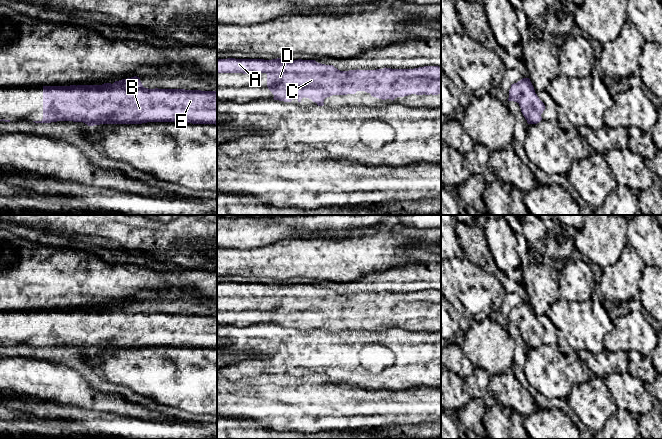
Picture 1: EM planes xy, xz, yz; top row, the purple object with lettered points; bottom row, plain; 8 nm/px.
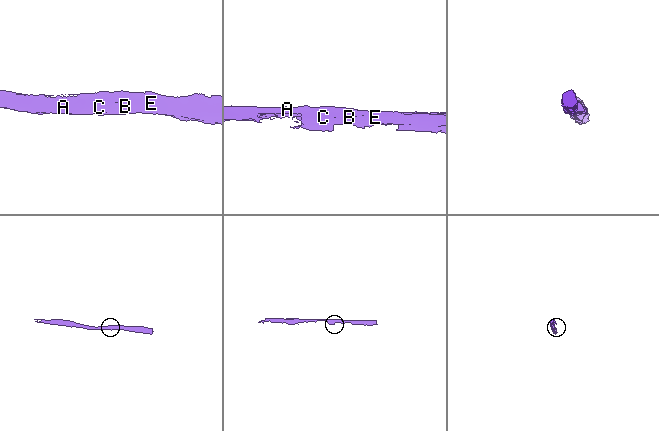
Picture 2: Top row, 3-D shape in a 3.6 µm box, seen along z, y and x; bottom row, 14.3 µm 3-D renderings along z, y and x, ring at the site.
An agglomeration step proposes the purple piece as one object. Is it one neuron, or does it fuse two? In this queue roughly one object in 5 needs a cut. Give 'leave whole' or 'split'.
leave whole

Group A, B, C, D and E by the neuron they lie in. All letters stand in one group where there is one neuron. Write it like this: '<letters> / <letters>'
A B C D E

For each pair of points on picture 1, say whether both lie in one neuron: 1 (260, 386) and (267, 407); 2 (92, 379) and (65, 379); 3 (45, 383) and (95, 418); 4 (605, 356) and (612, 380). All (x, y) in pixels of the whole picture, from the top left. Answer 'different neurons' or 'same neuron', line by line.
1: different neurons
2: same neuron
3: different neurons
4: different neurons

